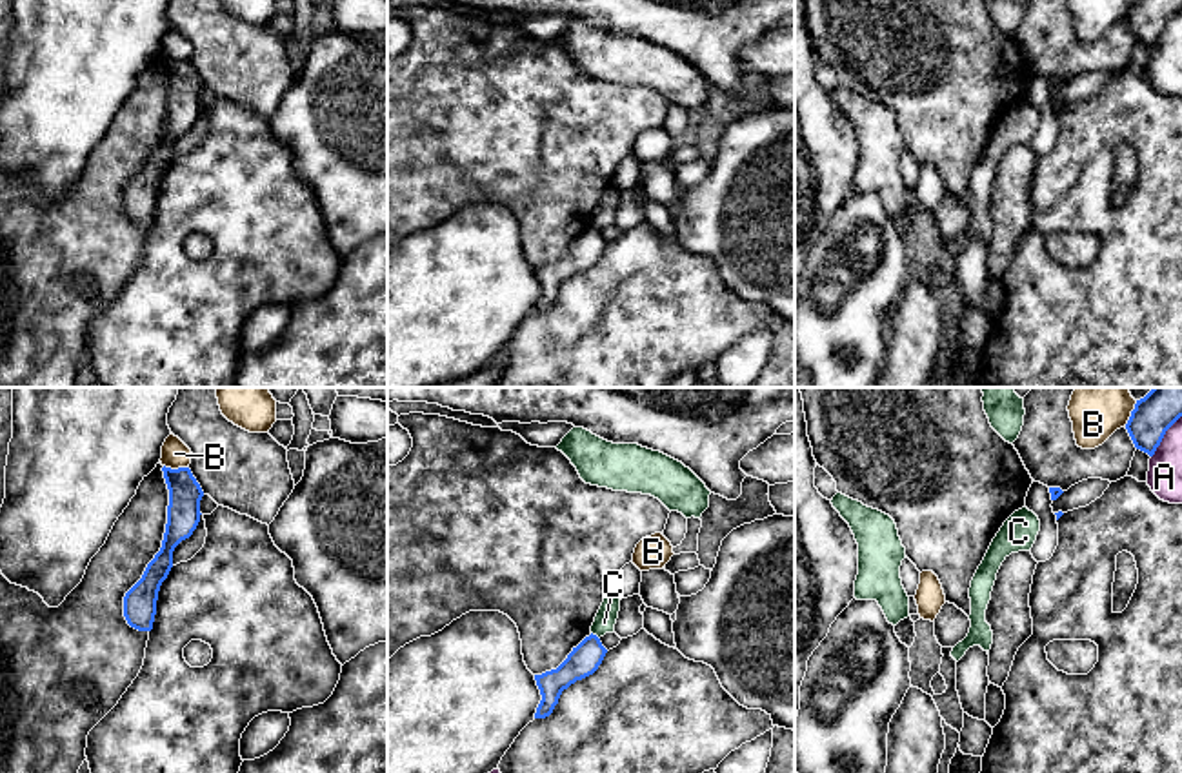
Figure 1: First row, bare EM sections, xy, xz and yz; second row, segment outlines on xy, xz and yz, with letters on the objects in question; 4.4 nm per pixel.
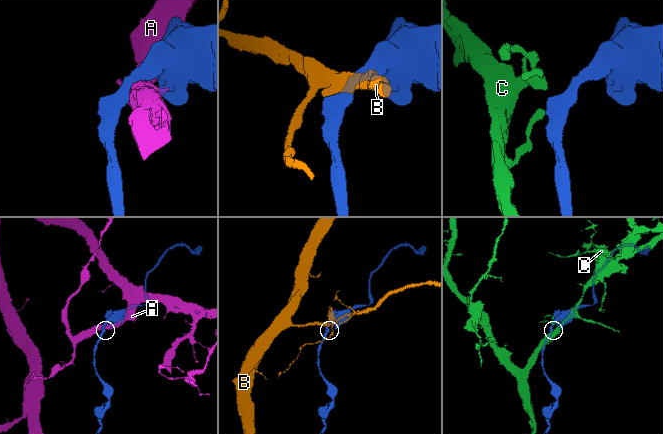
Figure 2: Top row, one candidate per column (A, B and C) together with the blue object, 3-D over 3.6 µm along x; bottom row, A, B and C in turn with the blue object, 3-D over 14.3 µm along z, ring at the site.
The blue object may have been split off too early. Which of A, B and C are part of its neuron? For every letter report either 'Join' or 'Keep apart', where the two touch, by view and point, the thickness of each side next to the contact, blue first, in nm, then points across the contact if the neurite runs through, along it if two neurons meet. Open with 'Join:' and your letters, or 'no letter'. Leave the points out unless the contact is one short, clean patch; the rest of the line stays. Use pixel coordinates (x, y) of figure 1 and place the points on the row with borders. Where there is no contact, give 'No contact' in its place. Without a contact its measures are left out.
Join: no letter
A: Keep apart. Touches blue at yz (1162, 437). Thickness 180 nm (blue) against 160 nm
B: Keep apart. Touches blue at xy (179, 468). Thickness 140 nm (blue) against 120 nm
C: Keep apart. Touches blue at xz (595, 635). Thickness 140 nm (blue) against 100 nm. Boundary: xz (591, 632), (599, 639)

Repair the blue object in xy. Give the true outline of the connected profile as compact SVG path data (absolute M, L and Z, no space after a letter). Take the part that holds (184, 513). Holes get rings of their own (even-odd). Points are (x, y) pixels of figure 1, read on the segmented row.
M162 467L169 489L167 524L160 551L142 578L124 597L124 617L138 631L151 631L162 582L173 567L175 547L189 538L200 522L204 491L189 467Z

